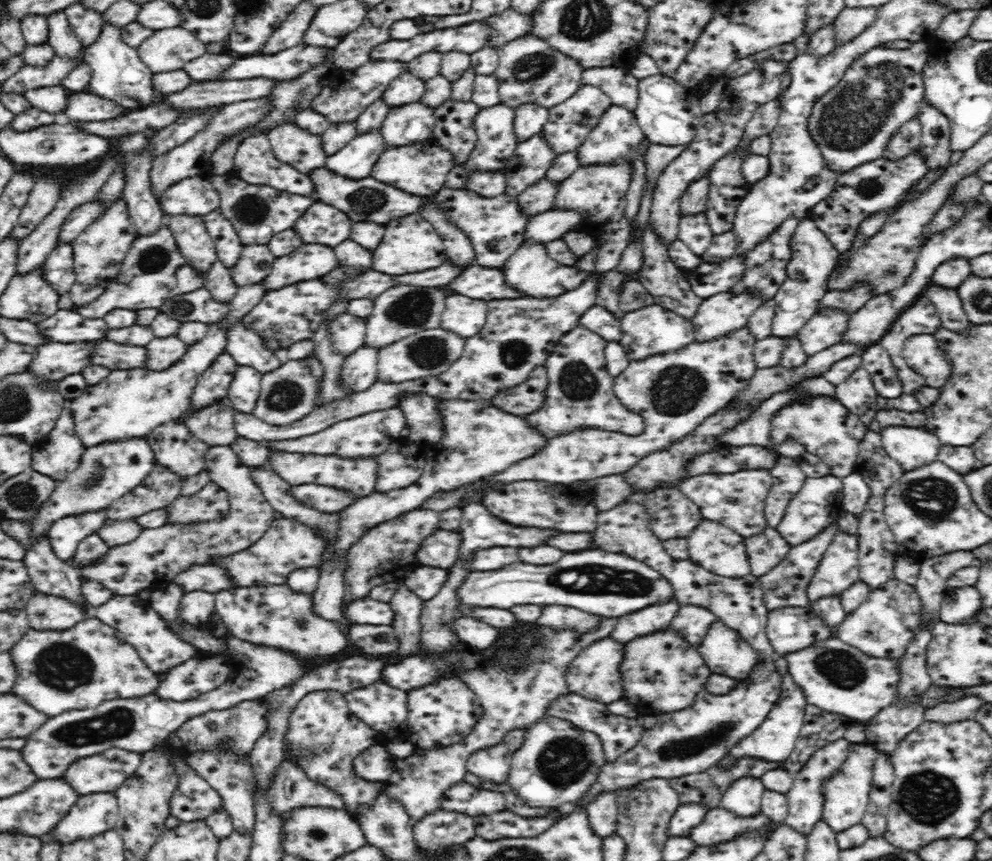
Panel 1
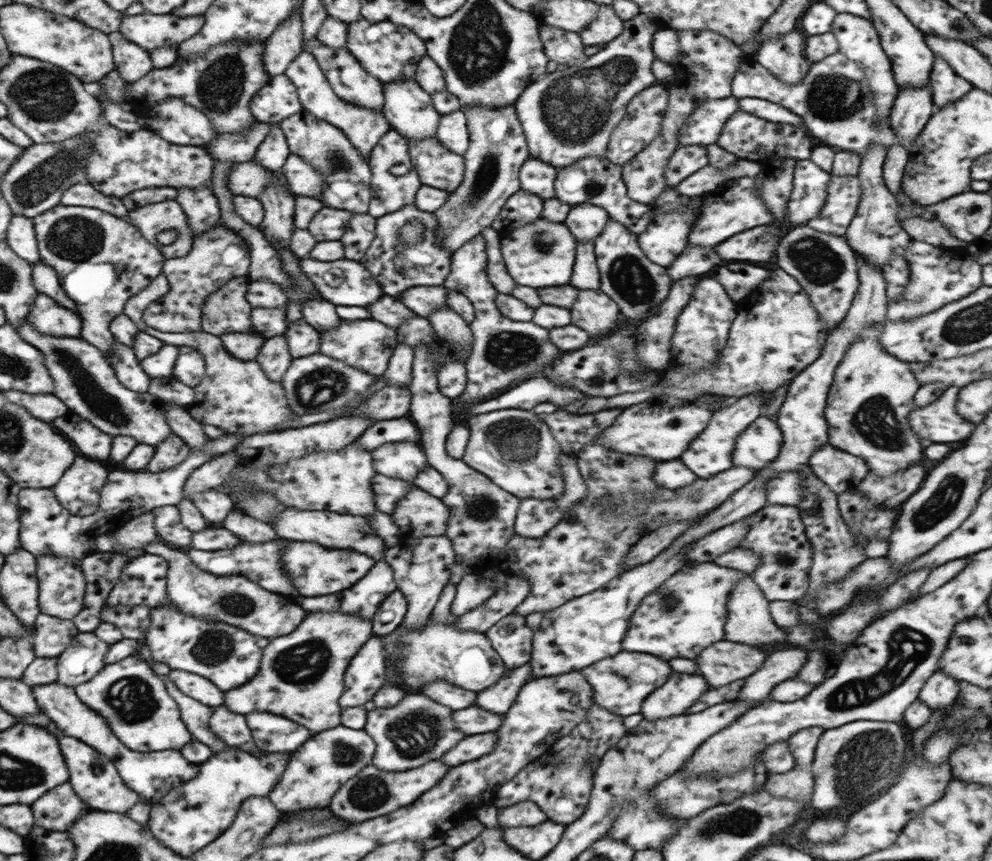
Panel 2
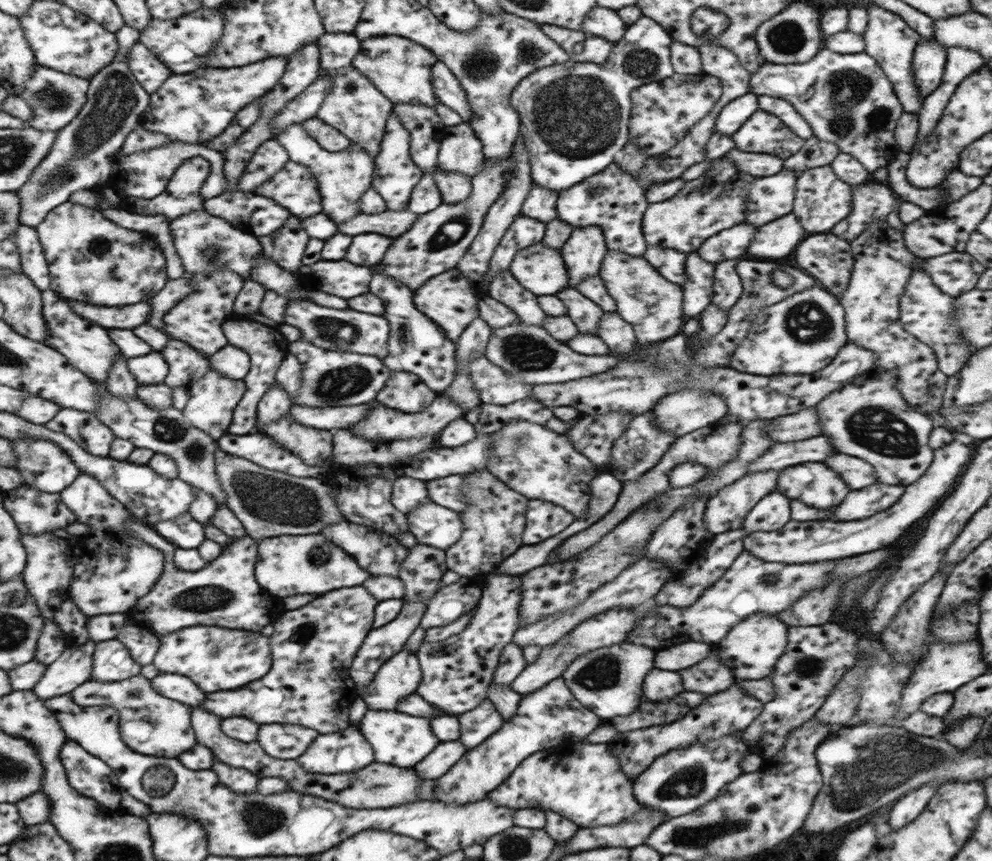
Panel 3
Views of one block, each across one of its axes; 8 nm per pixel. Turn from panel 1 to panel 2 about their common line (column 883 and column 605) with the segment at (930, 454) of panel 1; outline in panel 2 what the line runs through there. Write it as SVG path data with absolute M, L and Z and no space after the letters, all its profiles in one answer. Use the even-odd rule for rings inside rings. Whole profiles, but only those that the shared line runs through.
M666 394L660 395L650 403L644 401L623 409L614 420L614 424L600 432L596 439L606 449L612 449L612 451L632 455L646 454L658 462L670 460L670 458L678 459L680 452L686 450L692 439L698 437L708 426L712 414L712 410L695 404L689 399L680 399L680 395L674 398Z

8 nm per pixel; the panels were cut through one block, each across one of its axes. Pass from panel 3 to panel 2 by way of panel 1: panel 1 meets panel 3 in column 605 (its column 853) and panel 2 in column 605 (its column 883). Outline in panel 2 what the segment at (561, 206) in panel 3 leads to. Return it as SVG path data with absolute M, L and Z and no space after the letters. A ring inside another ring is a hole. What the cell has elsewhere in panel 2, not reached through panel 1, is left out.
M587 157L570 166L558 168L555 179L555 198L560 202L576 206L582 202L590 202L600 208L606 209L609 218L616 220L628 230L638 235L650 224L650 208L632 200L627 193L627 187L623 180L623 165L614 164L606 158Z

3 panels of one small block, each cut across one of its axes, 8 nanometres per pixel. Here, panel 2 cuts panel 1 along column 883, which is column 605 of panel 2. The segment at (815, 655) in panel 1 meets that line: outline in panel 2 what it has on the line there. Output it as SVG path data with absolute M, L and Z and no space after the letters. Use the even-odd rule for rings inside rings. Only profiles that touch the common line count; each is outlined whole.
M626 651L594 662L579 671L588 680L588 684L592 686L593 702L621 717L640 713L640 706L646 700L646 696L652 690L656 690L658 686L662 686L666 682L668 674L672 672L668 662L664 662L660 658L640 654L640 652ZM654 680L656 680L656 686L654 686Z

